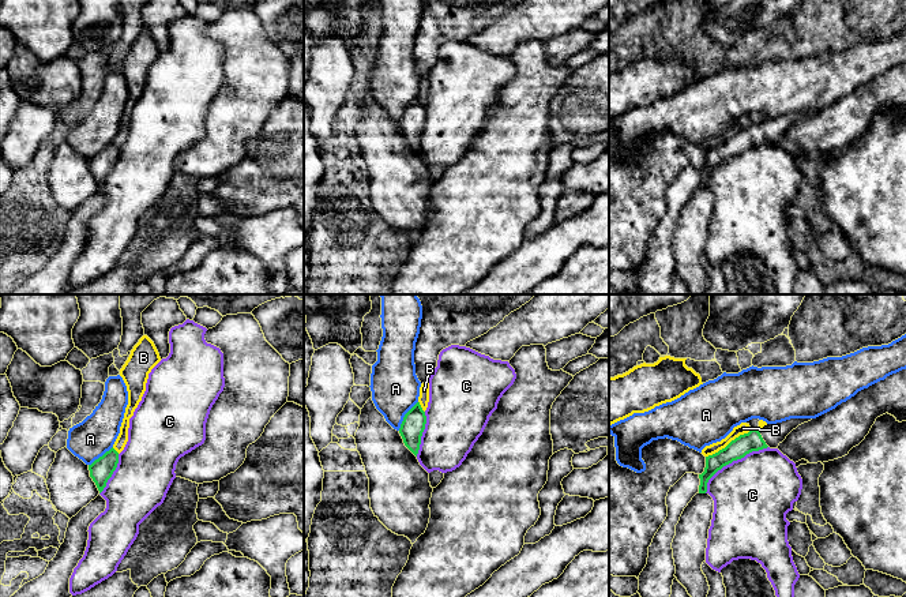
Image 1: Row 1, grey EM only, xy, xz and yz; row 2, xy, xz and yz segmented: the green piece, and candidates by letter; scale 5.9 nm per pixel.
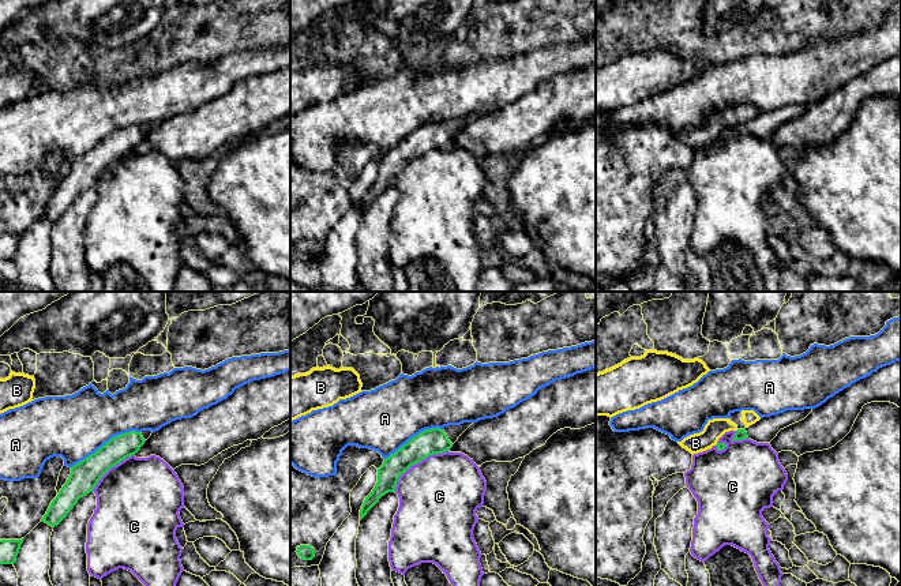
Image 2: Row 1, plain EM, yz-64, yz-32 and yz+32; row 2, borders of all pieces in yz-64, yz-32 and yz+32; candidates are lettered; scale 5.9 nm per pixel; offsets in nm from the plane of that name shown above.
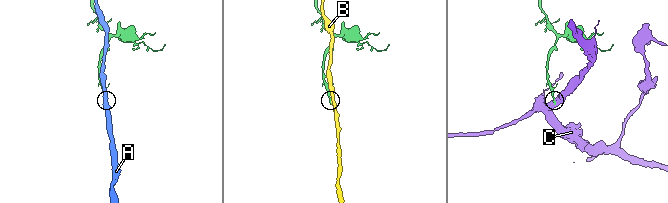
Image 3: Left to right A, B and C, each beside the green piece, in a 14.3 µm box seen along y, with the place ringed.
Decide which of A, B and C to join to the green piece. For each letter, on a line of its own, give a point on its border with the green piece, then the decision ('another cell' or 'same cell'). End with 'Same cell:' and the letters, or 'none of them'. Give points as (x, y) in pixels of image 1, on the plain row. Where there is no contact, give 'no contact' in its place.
A: meets green in xz at (405, 111); another cell
B: meets green in yz at (729, 138); another cell
C: meets green in yz at (732, 156); another cell
Same cell: none of them

